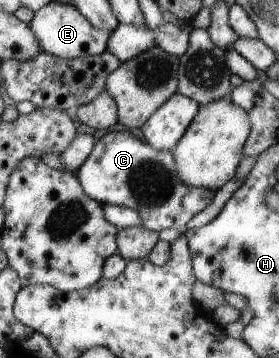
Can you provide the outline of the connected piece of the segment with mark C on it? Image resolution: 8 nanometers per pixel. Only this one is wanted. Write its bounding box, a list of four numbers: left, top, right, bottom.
[75,127,216,234]

